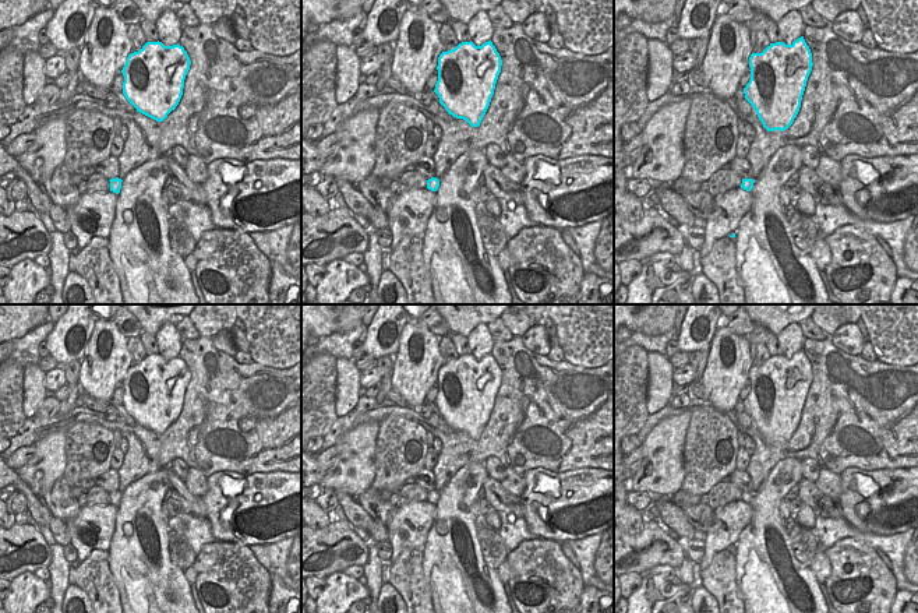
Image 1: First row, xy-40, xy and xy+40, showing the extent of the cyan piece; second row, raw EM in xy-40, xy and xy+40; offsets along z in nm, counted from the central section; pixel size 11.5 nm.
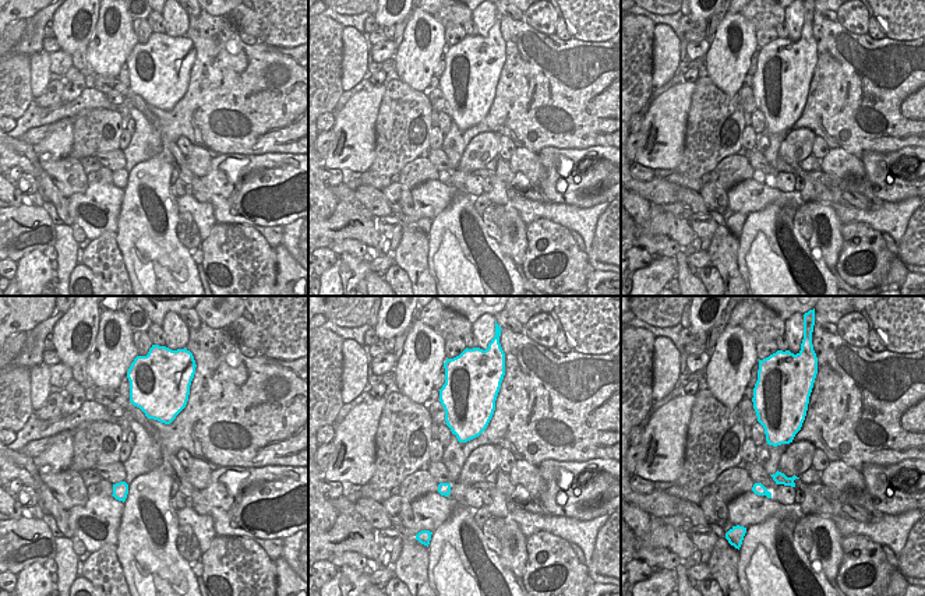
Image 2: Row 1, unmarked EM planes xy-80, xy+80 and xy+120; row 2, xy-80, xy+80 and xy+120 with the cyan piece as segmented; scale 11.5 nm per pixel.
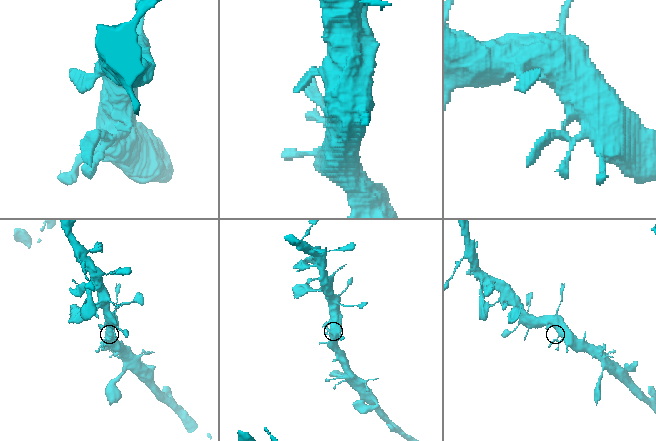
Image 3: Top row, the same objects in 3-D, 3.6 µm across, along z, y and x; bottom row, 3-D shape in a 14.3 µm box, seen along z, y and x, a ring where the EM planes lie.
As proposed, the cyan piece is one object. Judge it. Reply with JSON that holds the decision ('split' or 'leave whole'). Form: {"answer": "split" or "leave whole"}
{"answer": "leave whole"}

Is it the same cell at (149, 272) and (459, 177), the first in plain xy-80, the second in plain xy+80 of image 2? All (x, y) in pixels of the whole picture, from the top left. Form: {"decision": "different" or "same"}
{"decision": "same"}

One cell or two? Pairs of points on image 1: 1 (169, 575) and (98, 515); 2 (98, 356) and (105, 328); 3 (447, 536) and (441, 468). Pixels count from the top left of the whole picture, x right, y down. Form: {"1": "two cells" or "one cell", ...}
{"1": "two cells", "2": "one cell", "3": "two cells"}

